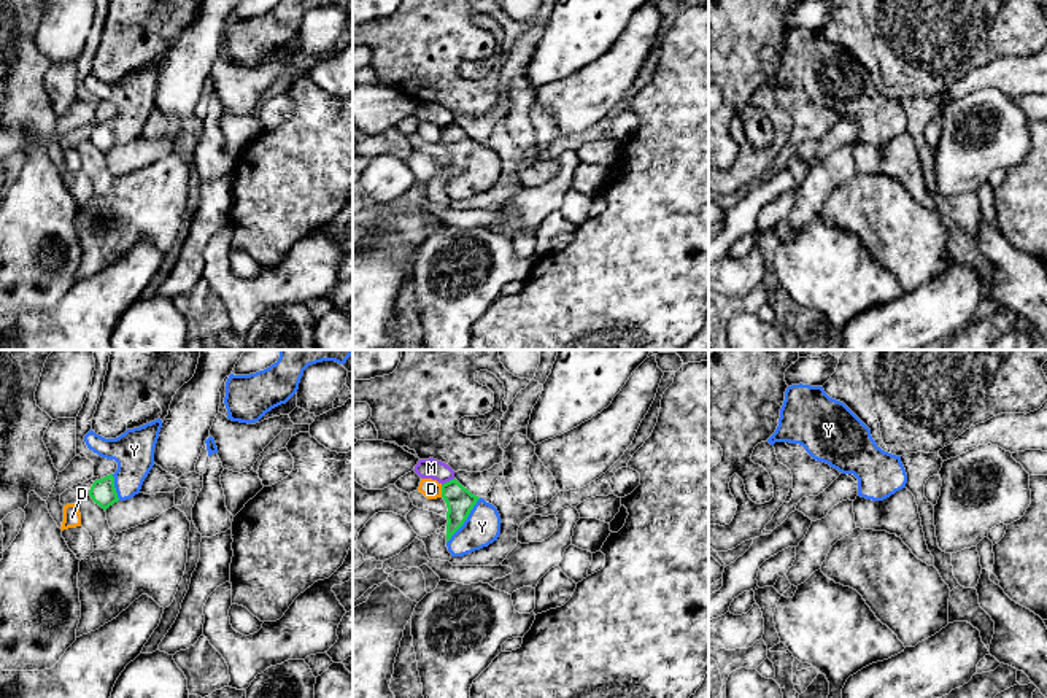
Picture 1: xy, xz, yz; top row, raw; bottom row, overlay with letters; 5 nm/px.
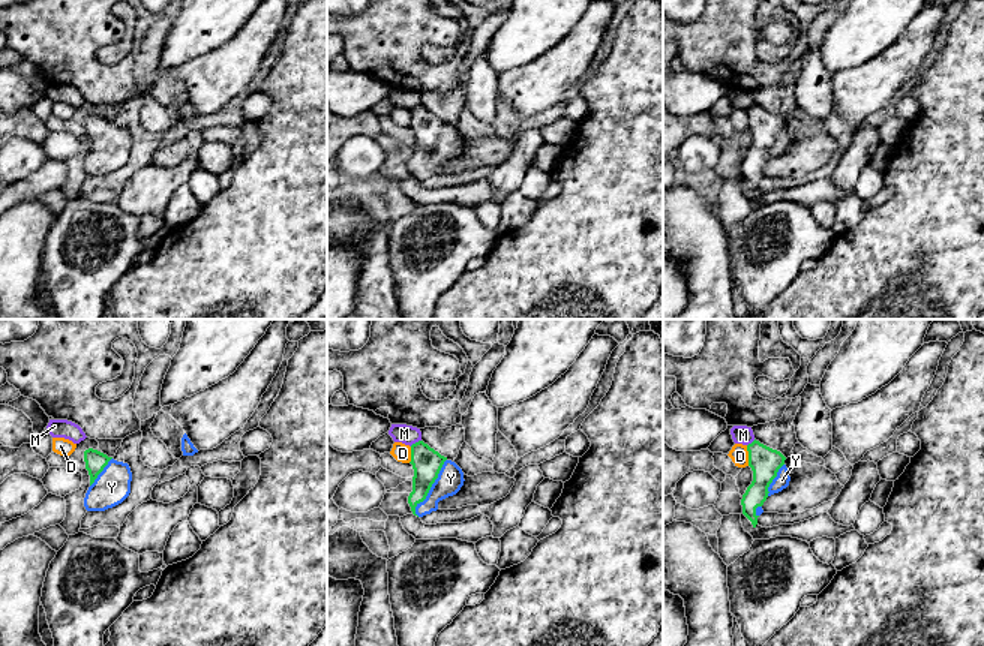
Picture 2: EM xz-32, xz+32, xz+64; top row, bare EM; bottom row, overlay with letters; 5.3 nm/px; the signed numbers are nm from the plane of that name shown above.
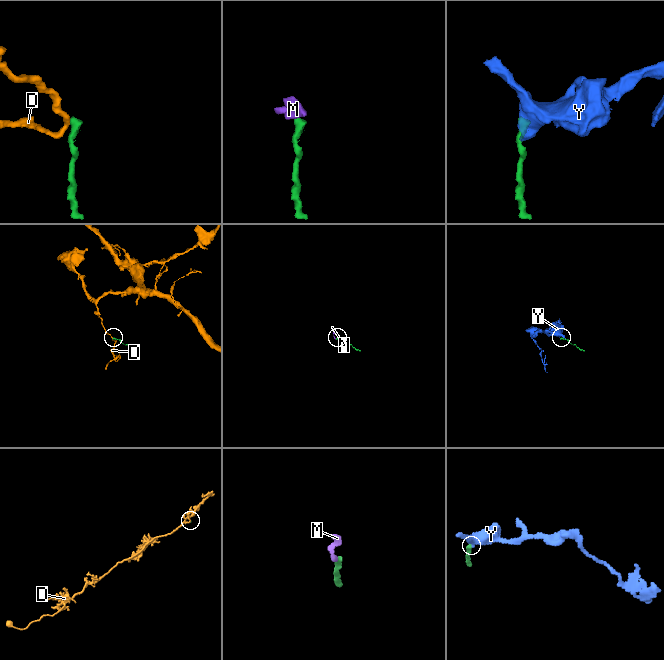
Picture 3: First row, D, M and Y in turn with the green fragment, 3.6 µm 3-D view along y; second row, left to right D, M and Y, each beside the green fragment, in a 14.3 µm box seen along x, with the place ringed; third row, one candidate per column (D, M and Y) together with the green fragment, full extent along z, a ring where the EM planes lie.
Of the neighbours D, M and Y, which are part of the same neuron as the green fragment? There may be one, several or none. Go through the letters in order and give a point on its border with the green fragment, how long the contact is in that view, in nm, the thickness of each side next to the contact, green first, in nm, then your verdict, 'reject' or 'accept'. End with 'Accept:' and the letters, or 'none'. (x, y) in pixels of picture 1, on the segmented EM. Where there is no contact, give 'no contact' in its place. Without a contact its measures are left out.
D: xz (442, 492) | 60 nm | 140/100 nm | reject
M: xz (447, 482) | 80 nm | 140/100 nm | reject
Y: xz (466, 519) | 280 nm | 140/180 nm | accept
Accept: Y

